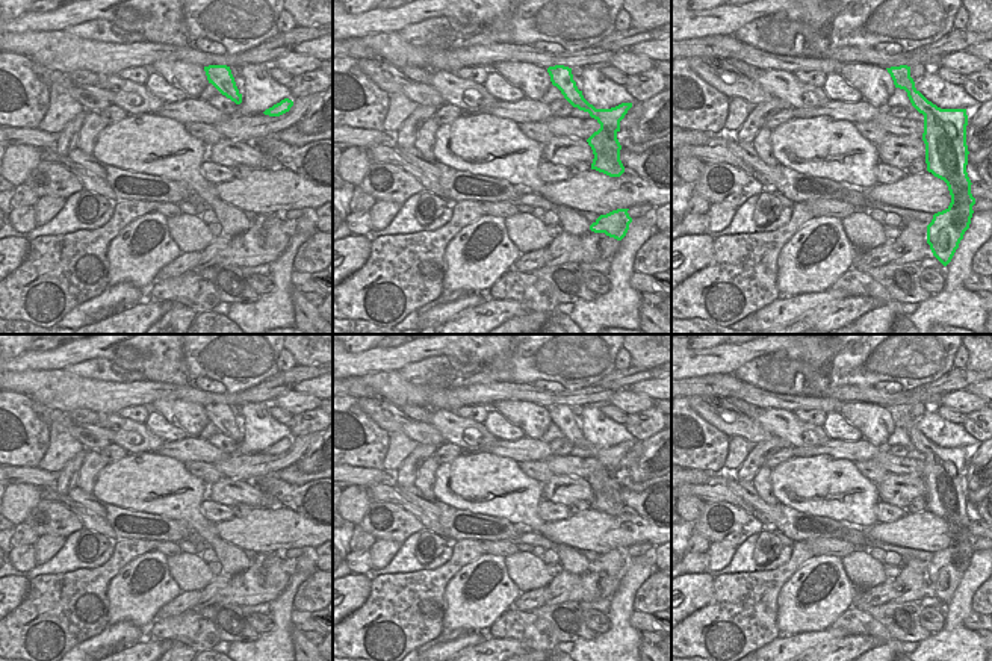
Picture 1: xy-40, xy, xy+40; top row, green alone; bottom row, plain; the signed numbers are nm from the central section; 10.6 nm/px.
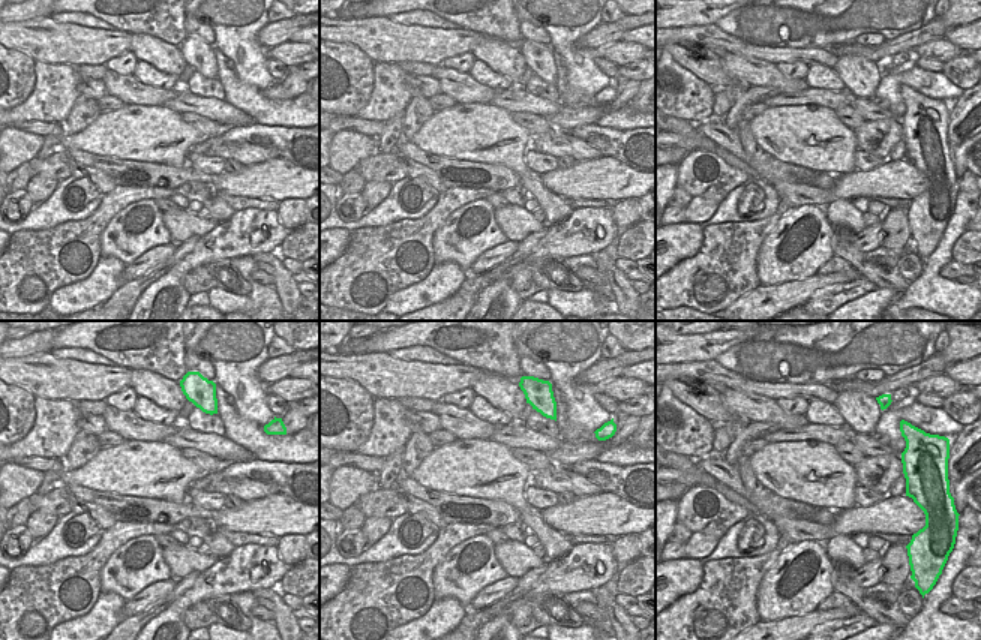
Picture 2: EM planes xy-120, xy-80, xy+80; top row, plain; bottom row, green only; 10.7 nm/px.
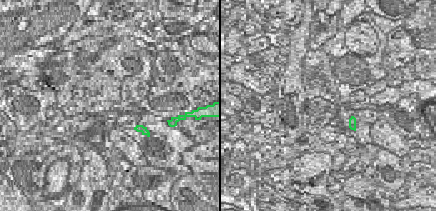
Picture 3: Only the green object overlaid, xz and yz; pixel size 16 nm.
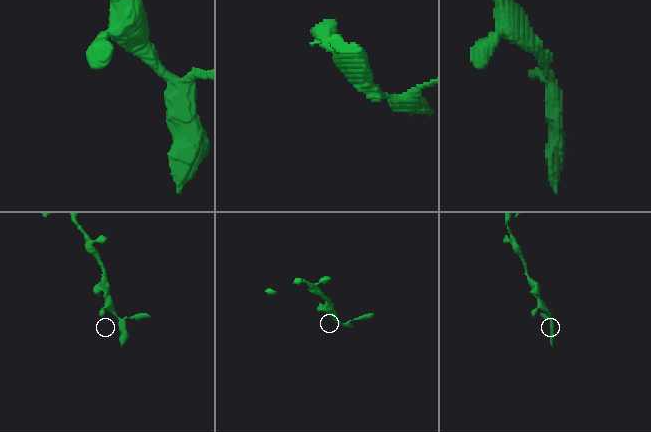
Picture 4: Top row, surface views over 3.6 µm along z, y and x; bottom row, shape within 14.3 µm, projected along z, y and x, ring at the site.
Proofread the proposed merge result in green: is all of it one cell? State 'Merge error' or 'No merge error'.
No merge error

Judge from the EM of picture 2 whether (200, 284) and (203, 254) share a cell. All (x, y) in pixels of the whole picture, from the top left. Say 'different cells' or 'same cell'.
different cells

